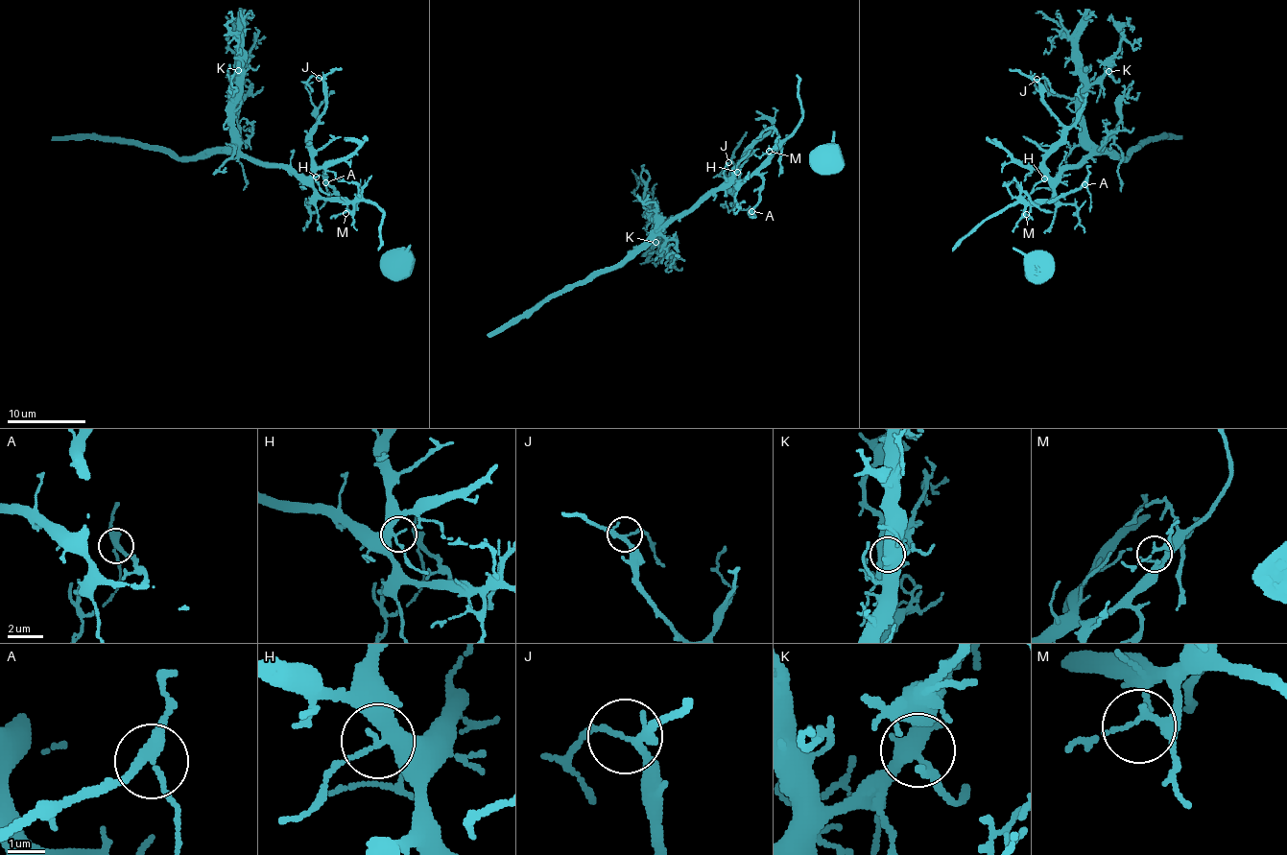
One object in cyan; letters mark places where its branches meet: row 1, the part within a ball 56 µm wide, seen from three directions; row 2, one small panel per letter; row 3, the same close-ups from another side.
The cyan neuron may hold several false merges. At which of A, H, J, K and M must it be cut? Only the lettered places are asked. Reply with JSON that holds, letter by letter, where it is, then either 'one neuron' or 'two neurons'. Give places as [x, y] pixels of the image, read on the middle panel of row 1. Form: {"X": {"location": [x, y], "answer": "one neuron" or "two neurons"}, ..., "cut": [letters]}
{"A": {"location": [751, 211], "answer": "one neuron"}, "H": {"location": [737, 172], "answer": "one neuron"}, "J": {"location": [728, 162], "answer": "one neuron"}, "K": {"location": [655, 242], "answer": "one neuron"}, "M": {"location": [769, 151], "answer": "one neuron"}, "cut": []}

